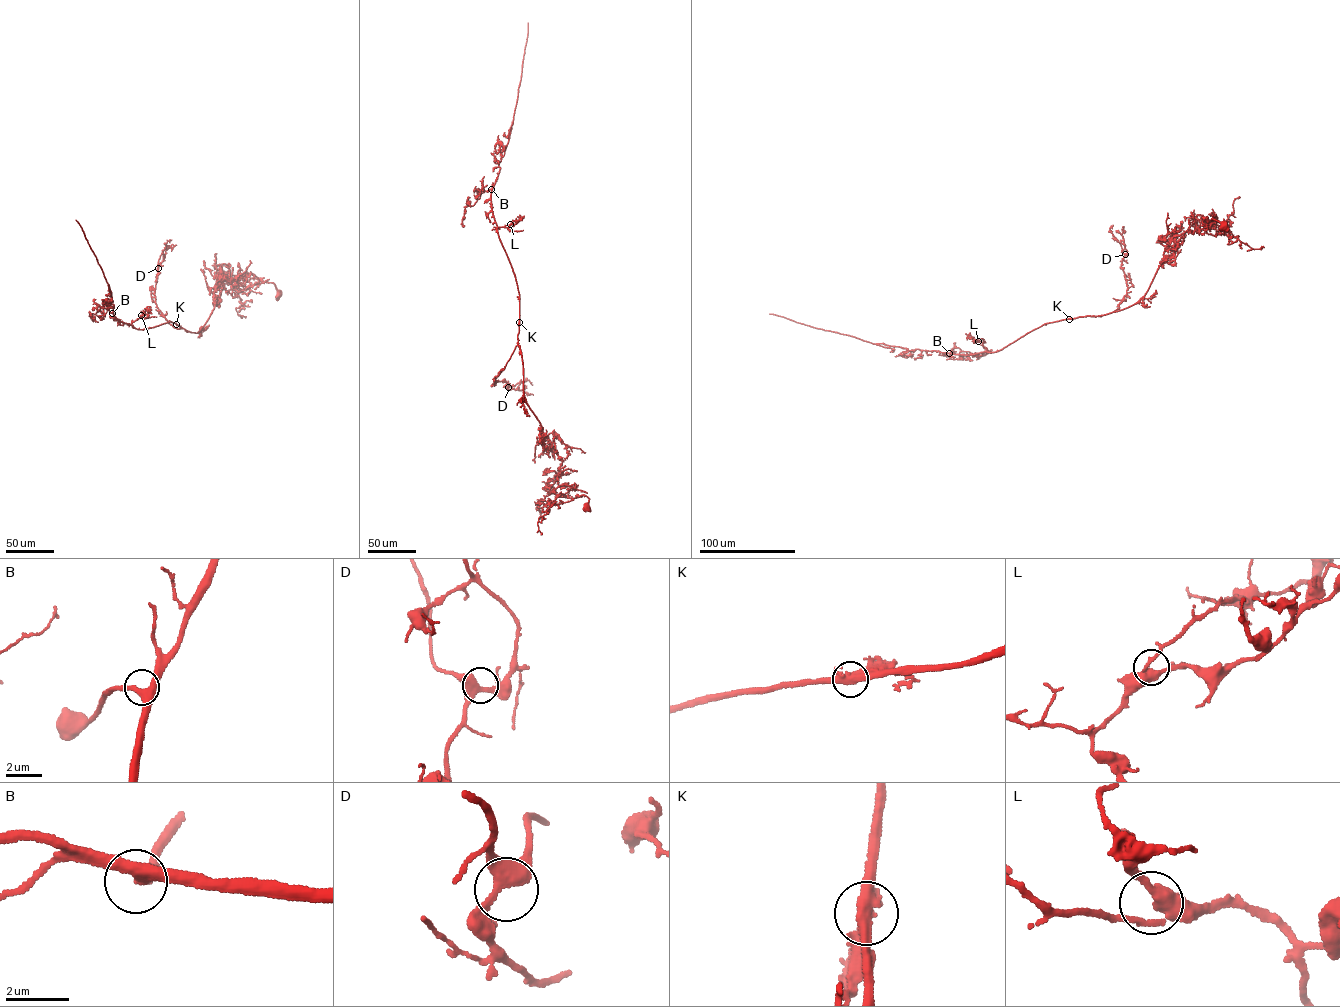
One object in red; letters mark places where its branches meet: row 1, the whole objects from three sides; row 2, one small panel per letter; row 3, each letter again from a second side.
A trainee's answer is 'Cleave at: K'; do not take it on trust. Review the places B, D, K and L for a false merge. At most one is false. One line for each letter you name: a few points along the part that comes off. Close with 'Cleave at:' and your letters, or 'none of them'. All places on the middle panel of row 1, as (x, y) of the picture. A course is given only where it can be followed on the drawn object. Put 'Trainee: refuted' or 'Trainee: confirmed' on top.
Trainee: refuted
Cleave at: none of them

